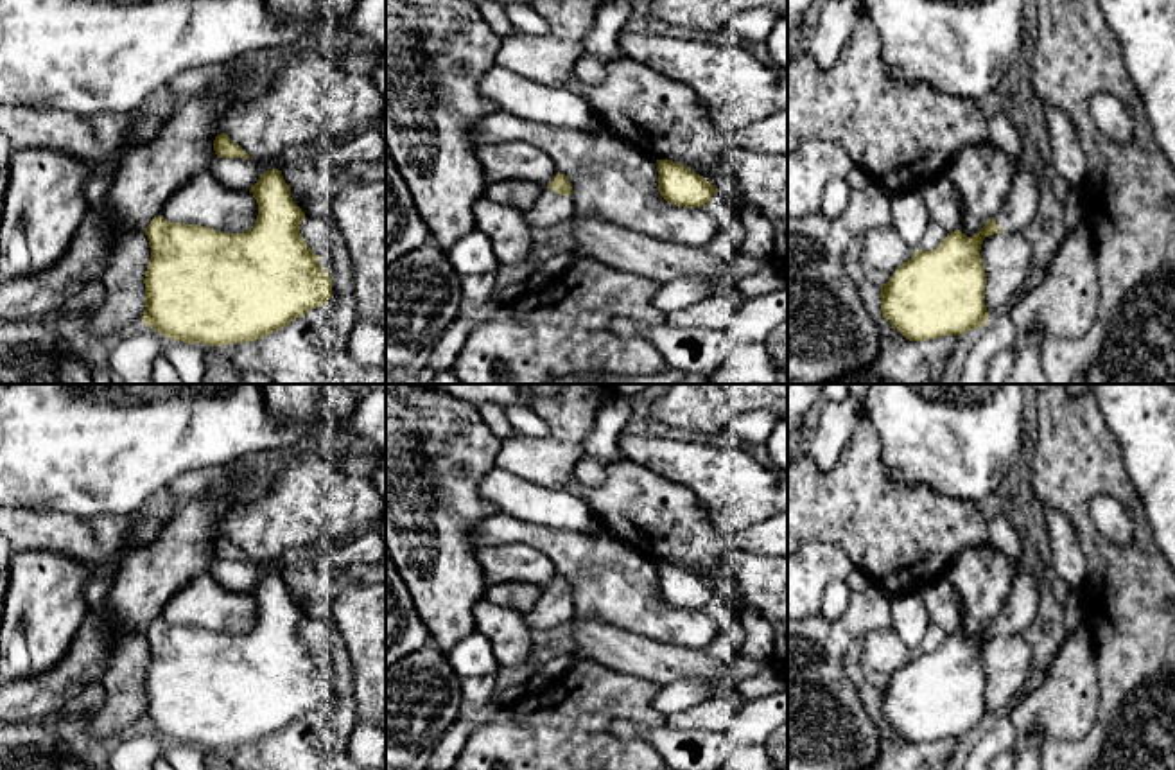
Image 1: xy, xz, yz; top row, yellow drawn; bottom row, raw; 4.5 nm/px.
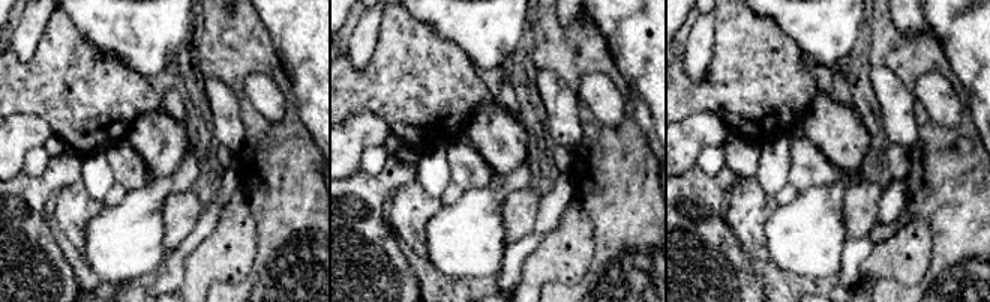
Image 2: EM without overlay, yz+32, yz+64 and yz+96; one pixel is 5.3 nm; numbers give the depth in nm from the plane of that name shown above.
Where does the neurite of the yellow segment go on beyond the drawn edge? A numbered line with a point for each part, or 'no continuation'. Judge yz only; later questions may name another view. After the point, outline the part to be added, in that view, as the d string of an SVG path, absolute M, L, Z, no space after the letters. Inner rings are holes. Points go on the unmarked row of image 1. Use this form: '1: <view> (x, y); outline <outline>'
1: yz (1021, 605); outline M1019 569L1012 585L1012 592L994 619L1003 635L1021 634L1035 617L1039 607L1037 576Z

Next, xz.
1: xz (549, 611); outline M544 591L535 607L524 614L524 621L529 630L547 630L569 623L572 610L572 598L560 598L553 591Z

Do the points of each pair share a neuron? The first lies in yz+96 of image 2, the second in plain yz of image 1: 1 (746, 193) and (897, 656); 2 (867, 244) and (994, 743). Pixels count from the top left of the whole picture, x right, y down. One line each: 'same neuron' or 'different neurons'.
1: same neuron
2: same neuron

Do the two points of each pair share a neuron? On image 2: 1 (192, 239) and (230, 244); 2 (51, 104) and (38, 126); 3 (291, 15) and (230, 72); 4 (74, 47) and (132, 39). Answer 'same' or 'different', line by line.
1: different
2: different
3: different
4: different

